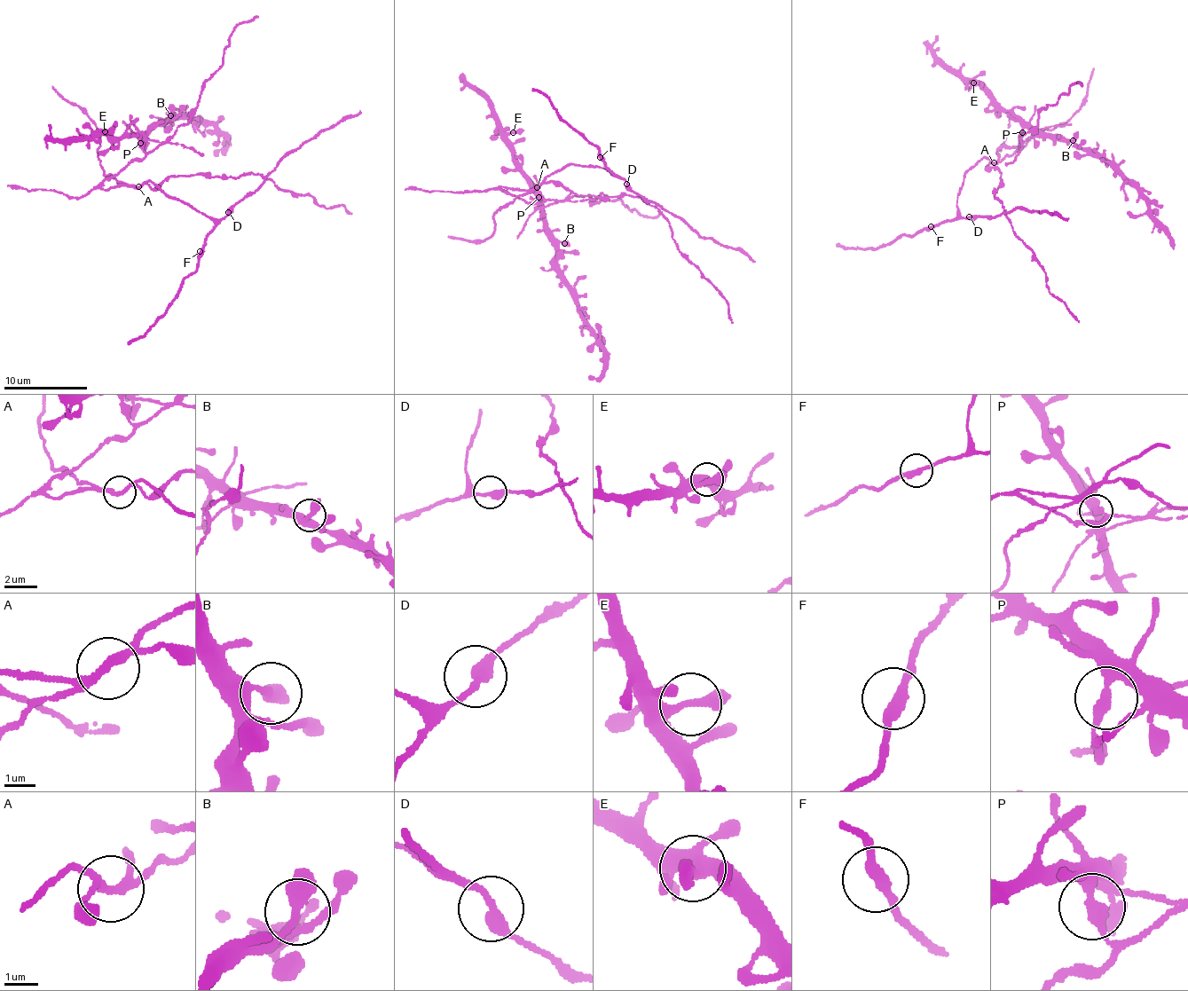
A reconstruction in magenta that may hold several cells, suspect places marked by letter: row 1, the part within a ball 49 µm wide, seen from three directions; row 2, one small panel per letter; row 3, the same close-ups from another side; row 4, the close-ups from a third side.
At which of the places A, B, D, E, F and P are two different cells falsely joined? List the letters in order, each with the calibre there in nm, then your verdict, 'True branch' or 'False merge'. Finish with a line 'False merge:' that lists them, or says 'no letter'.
A: Thickness 280 nm. False merge
B: Thickness 360 nm. True branch
D: Thickness 320 nm. True branch
E: Thickness 320 nm. True branch
F: Thickness 320 nm. True branch
P: Thickness 320 nm. False merge
False merge: A, P

